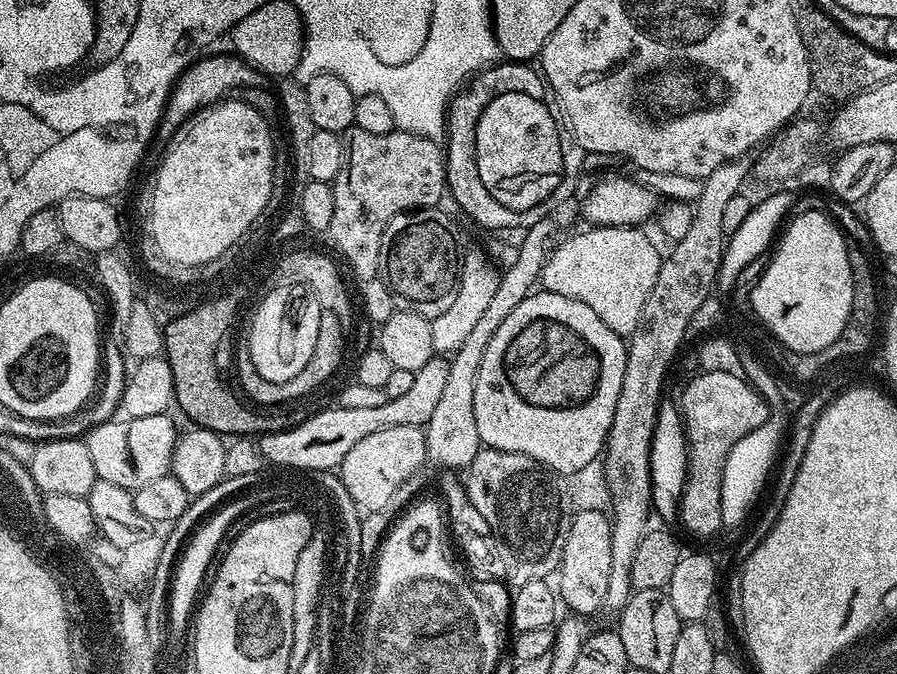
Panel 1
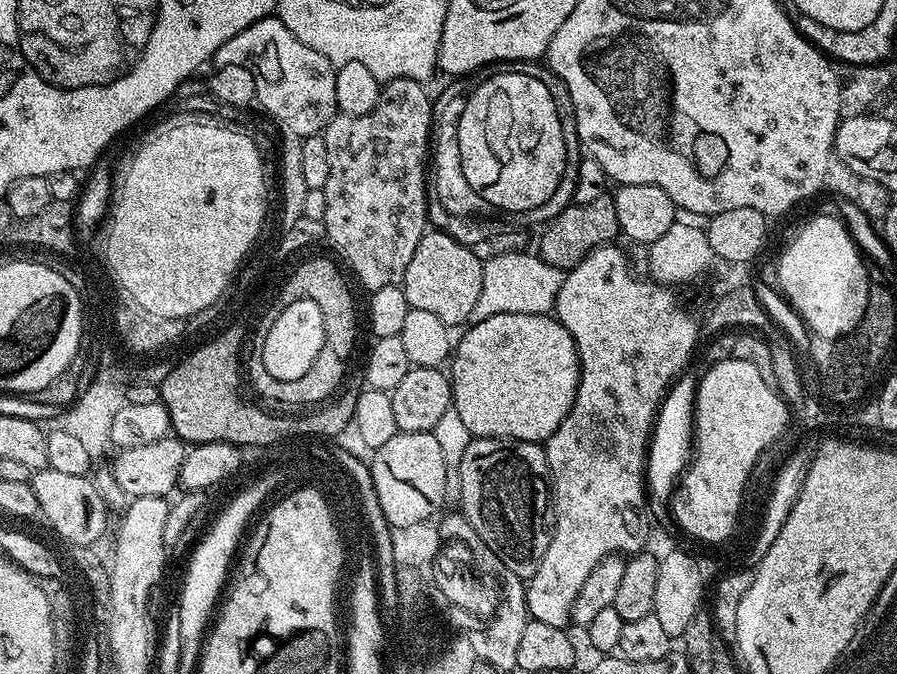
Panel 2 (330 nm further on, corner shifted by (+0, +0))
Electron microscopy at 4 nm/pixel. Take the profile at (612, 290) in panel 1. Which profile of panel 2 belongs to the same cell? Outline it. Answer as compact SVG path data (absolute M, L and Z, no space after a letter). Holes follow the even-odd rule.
M531 251L511 252L484 261L482 270L482 294L472 311L472 324L494 314L534 314L542 316L551 313L556 306L556 295L562 286L565 273L548 265L539 255Z

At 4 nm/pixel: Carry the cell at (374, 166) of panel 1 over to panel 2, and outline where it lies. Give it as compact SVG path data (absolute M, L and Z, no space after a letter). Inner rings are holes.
M410 78L389 80L381 87L378 106L374 106L374 110L370 110L370 114L362 114L361 116L338 114L324 127L322 133L326 142L326 158L330 162L330 174L326 177L326 186L323 189L326 194L326 214L323 219L326 240L327 243L332 243L333 250L337 252L335 255L343 261L346 268L346 263L348 263L349 269L347 268L347 271L349 273L352 271L356 275L357 285L361 289L365 289L367 284L371 284L369 293L382 290L382 286L403 285L406 266L410 266L410 258L414 258L414 250L418 250L418 242L429 227L430 192L426 187L426 169L430 164L430 141L434 136L434 100L431 95L428 97L428 92L424 88L427 87L419 80L411 80Z

